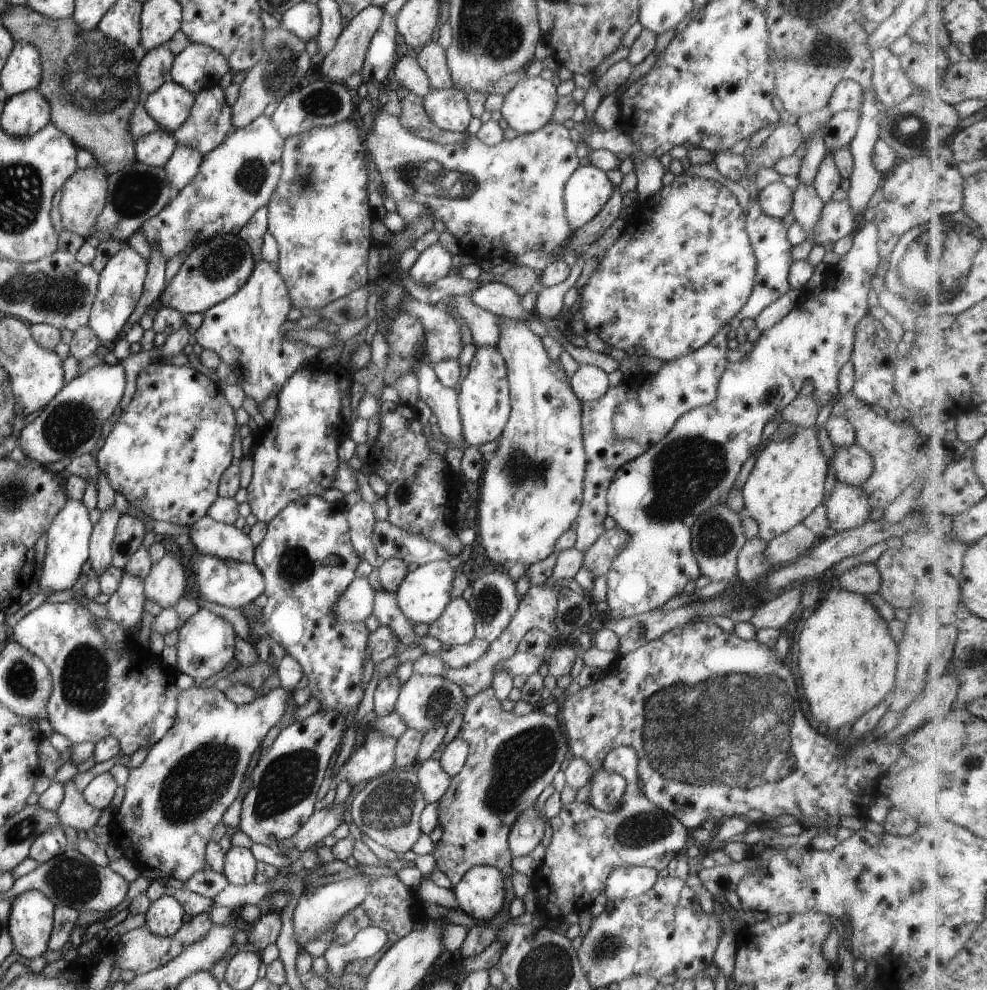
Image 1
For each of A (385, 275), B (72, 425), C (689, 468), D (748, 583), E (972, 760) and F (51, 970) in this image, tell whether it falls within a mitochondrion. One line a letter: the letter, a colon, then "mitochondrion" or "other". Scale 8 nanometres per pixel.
A: other
B: mitochondrion
C: mitochondrion
D: other
E: mitochondrion
F: other

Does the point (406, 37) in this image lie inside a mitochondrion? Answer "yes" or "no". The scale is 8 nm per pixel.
no

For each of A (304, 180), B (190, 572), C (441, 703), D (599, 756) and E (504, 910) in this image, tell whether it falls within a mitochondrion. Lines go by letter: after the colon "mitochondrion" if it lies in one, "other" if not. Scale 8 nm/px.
A: mitochondrion
B: other
C: mitochondrion
D: other
E: other

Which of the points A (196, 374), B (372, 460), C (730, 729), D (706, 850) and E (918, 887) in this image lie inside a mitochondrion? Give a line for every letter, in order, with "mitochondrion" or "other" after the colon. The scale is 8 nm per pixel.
A: other
B: other
C: mitochondrion
D: other
E: mitochondrion

